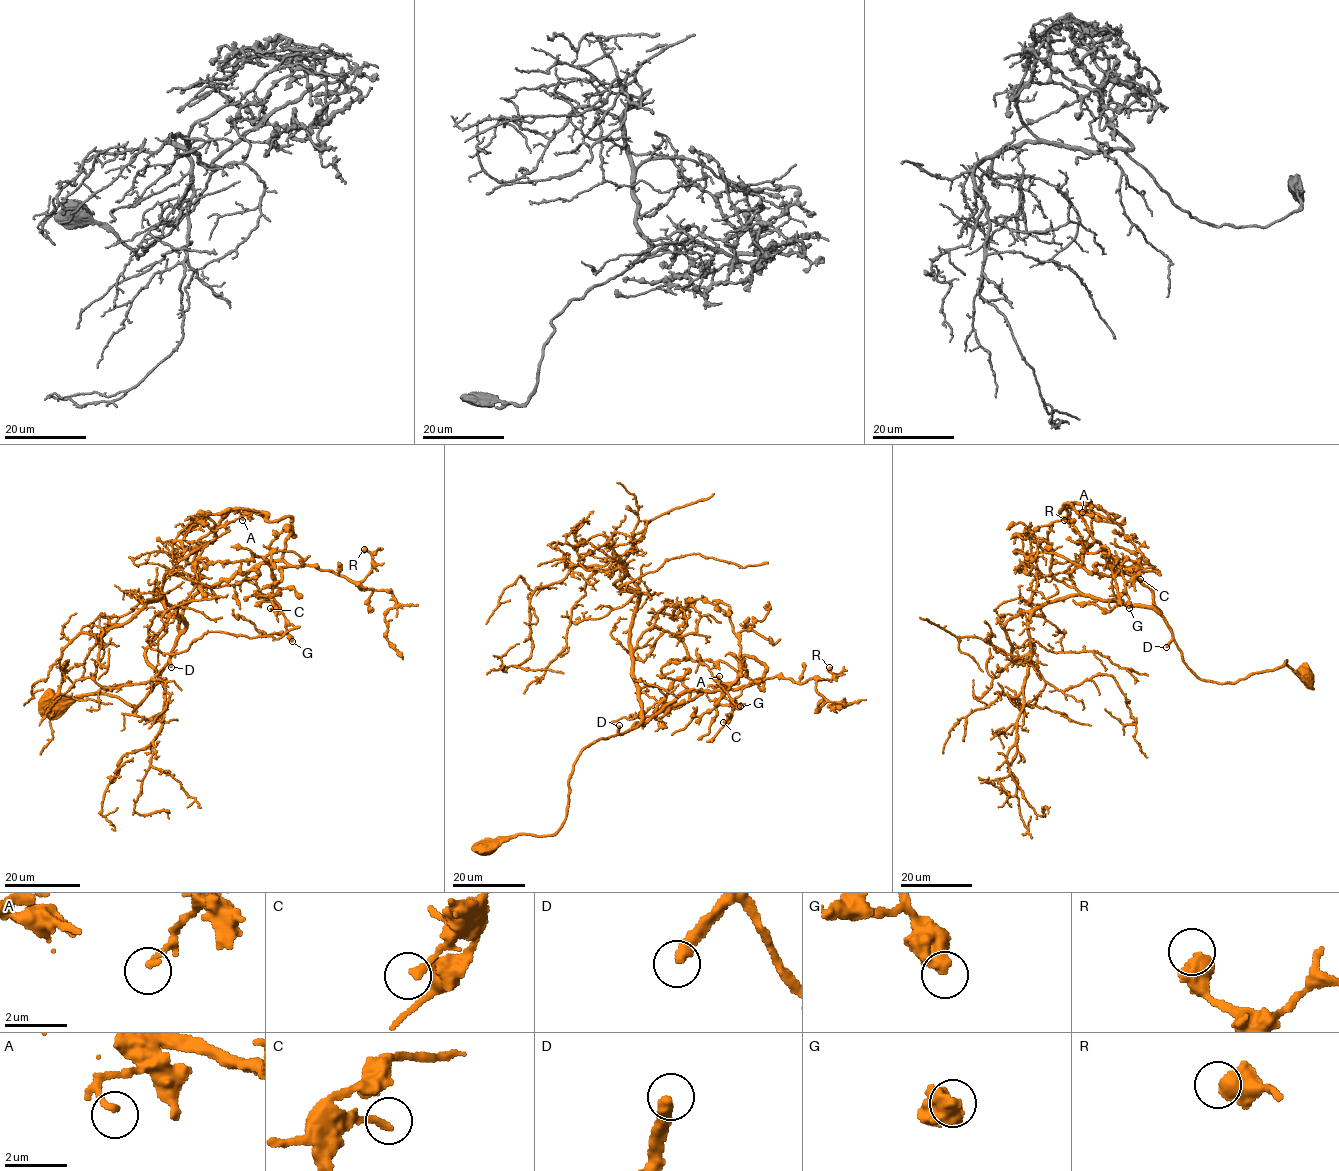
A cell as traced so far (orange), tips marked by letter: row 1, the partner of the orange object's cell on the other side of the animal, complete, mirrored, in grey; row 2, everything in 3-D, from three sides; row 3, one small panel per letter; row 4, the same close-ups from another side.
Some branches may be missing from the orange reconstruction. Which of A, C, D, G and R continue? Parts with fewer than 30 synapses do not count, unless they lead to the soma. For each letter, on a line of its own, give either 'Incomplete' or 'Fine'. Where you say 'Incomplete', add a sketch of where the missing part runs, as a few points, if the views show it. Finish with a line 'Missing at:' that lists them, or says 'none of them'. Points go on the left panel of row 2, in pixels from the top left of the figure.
A: Fine
C: Fine
D: Incomplete. Course of what is missing: (171, 667), (207, 654), (188, 656), (167, 695), (184, 709), (180, 768), (219, 799), (197, 810)
G: Fine
R: Fine
Missing at: D

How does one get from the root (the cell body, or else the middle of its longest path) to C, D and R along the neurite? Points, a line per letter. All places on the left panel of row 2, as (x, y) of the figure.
C: (50, 702), (110, 694), (134, 711), (203, 587), (255, 570), (280, 609), (270, 608)
D: (50, 702), (59, 700), (69, 704), (84, 694), (110, 694), (134, 706), (134, 711), (169, 661), (171, 667)
R: (50, 702), (110, 694), (134, 711), (203, 587), (278, 561), (360, 582), (372, 563), (364, 549)

